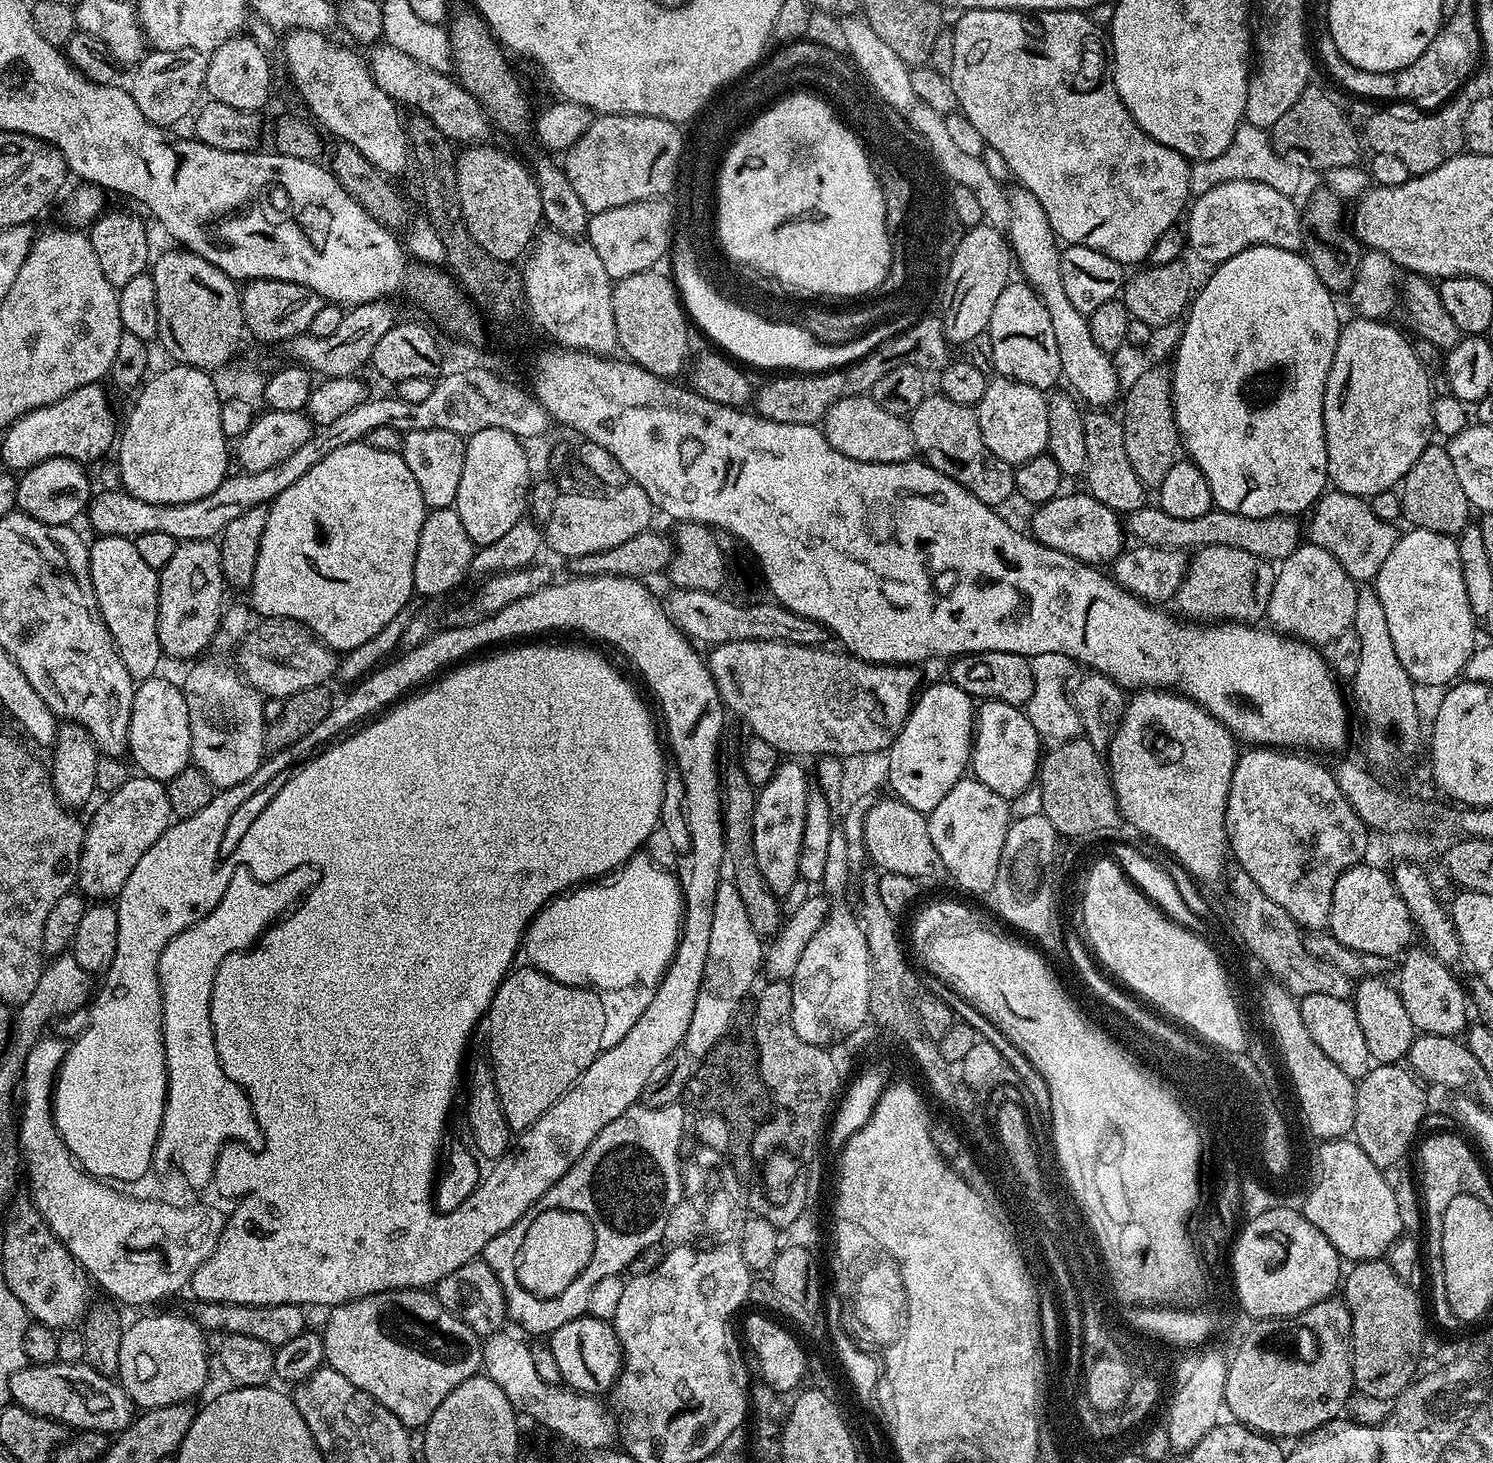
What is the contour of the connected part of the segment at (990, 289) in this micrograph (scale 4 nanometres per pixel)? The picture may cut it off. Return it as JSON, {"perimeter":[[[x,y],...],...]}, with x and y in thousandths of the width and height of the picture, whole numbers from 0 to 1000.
{"perimeter":[[[658,152],[645,159],[638,172],[633,195],[632,230],[636,236],[648,236],[651,231],[661,227],[663,215],[666,215],[666,208],[668,207],[668,203],[671,198],[674,198],[678,189],[679,176],[670,157]]]}

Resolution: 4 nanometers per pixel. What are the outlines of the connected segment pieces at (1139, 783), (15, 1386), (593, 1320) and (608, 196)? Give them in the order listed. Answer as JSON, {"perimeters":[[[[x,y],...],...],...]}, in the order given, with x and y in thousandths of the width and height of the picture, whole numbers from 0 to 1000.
{"perimeters":[[[[764,472],[755,479],[753,489],[741,513],[745,539],[751,558],[766,571],[783,582],[802,602],[812,604],[820,596],[820,587],[824,585],[821,570],[821,545],[828,523],[829,509],[825,500],[800,478],[782,472]]],[[[58,931],[19,932],[13,935],[7,942],[5,953],[7,959],[12,962],[34,971],[40,971],[48,977],[80,980],[90,970],[89,958],[80,945],[74,941],[66,939],[66,936],[63,936]]],[[[392,898],[379,904],[379,906],[374,906],[366,914],[366,918],[368,925],[374,930],[376,944],[380,949],[387,952],[408,952],[418,932],[418,925],[415,923],[415,918],[409,904],[401,902],[396,898]]],[[[400,79],[392,92],[376,107],[379,122],[382,122],[390,141],[396,146],[422,138],[447,135],[453,126],[453,117],[459,101],[455,90],[449,82],[437,79]]]]}

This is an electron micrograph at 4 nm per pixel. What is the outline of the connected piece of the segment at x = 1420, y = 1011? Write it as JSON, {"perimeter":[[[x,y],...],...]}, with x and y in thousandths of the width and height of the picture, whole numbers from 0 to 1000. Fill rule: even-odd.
{"perimeter":[[[944,647],[937,657],[938,659],[936,677],[939,688],[942,688],[942,693],[944,693],[944,699],[948,702],[949,706],[957,705],[977,709],[985,700],[985,684],[982,680],[981,673],[977,673],[973,668],[973,662],[967,659],[956,647],[948,647]]]}

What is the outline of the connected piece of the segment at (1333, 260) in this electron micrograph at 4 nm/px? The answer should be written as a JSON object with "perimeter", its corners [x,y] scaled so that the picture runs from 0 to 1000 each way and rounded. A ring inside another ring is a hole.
{"perimeter":[[[887,127],[883,128],[881,132],[873,140],[871,149],[871,160],[873,163],[873,174],[880,182],[883,190],[893,201],[902,200],[908,190],[912,176],[912,167],[902,155],[901,137],[898,136]]]}

